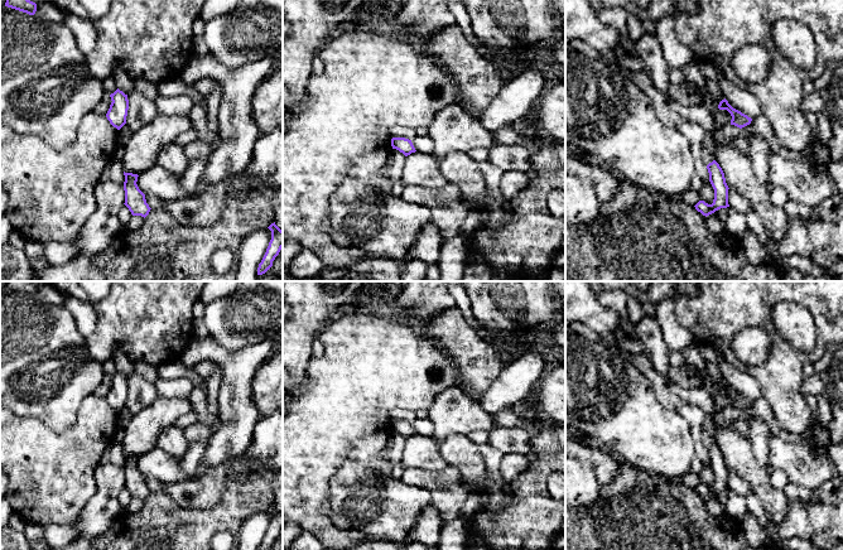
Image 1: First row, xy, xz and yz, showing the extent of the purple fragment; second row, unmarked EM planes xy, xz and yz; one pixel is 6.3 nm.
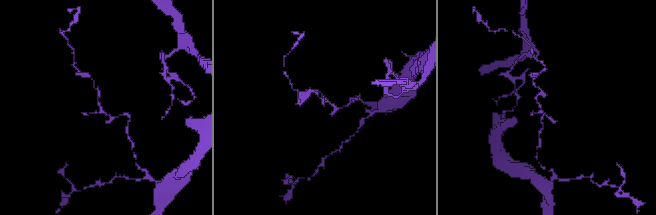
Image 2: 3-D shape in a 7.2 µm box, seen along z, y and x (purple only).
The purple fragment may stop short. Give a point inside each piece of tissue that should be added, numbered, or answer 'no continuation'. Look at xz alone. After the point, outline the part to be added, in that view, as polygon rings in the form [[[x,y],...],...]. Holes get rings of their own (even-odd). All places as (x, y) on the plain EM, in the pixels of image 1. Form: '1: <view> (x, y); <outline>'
no continuation

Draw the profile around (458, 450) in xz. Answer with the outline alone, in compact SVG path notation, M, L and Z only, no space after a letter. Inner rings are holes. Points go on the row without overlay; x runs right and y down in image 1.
M452 434L439 445L439 453L447 464L457 467L462 476L473 486L472 493L481 491L481 479L487 473L478 444L467 435Z

